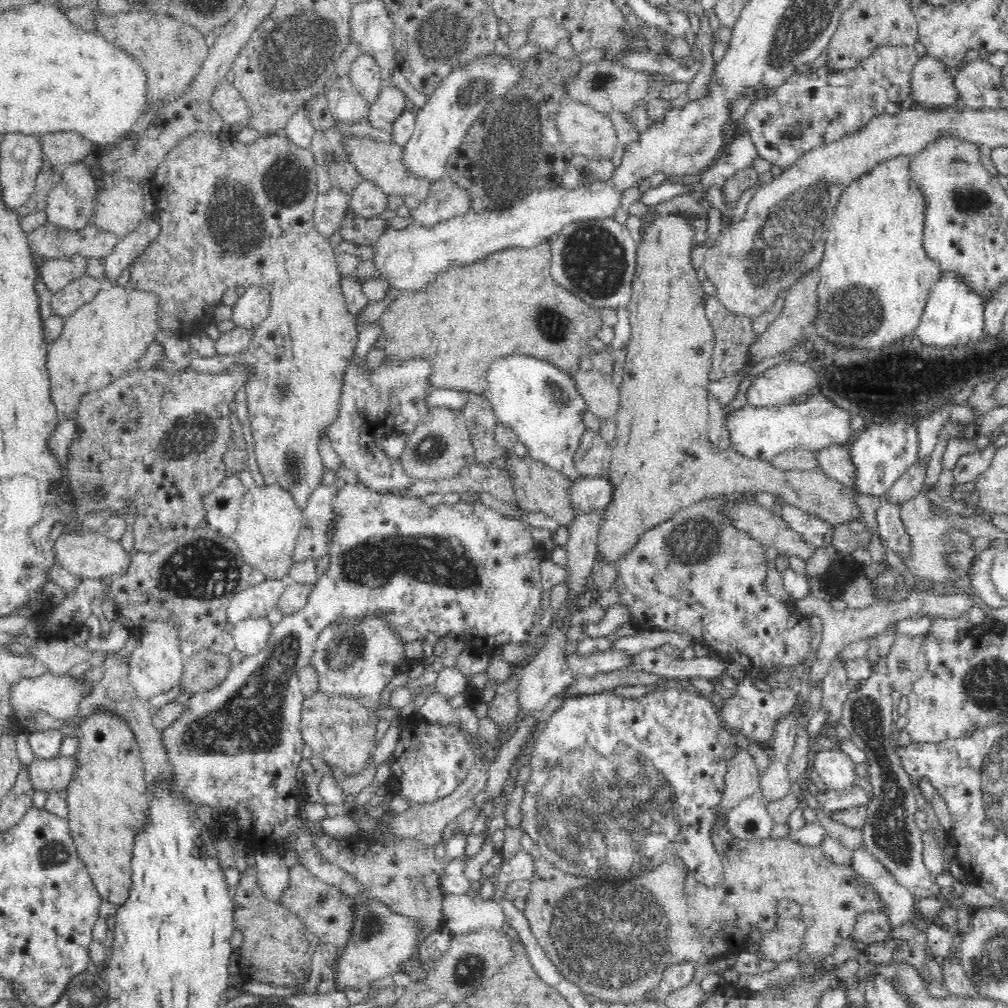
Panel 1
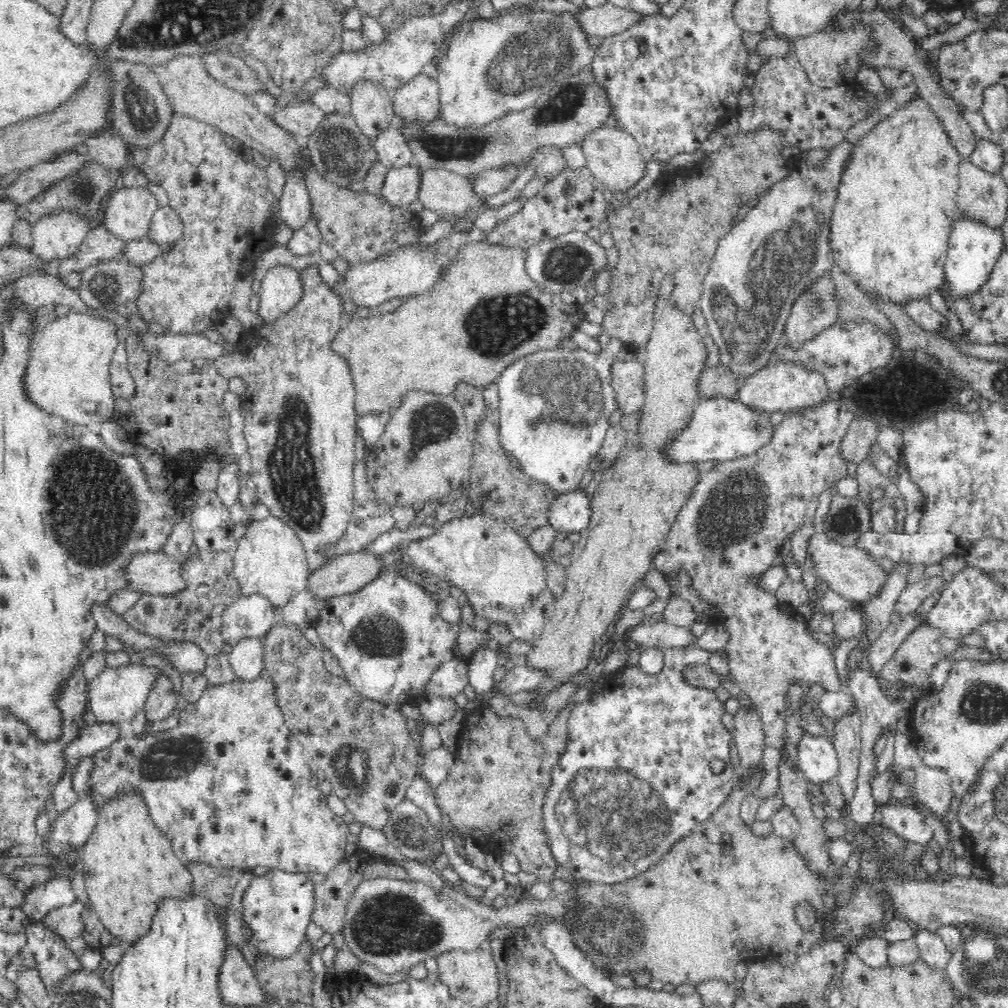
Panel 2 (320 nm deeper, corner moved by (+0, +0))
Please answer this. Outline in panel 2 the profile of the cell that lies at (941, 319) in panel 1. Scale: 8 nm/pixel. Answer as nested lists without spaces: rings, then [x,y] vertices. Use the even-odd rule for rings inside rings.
[[[965,219],[954,221],[943,270],[942,286],[946,288],[948,303],[972,299],[983,290],[988,280],[991,280],[990,275],[996,267],[996,262],[999,262],[1003,254],[1003,244],[1004,237],[1000,229],[988,229],[984,224]]]

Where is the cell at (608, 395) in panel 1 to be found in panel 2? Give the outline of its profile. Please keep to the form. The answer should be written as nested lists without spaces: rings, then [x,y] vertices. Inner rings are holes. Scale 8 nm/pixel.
[[[633,358],[612,364],[612,390],[615,393],[615,406],[625,414],[638,412],[643,403],[641,376],[644,365]]]

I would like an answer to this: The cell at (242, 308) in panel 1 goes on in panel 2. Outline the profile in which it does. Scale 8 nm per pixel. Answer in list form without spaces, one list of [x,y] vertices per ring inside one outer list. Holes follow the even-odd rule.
[[[288,266],[268,270],[260,282],[259,295],[258,316],[266,325],[272,324],[296,306],[296,302],[302,296],[302,284],[297,272]]]

